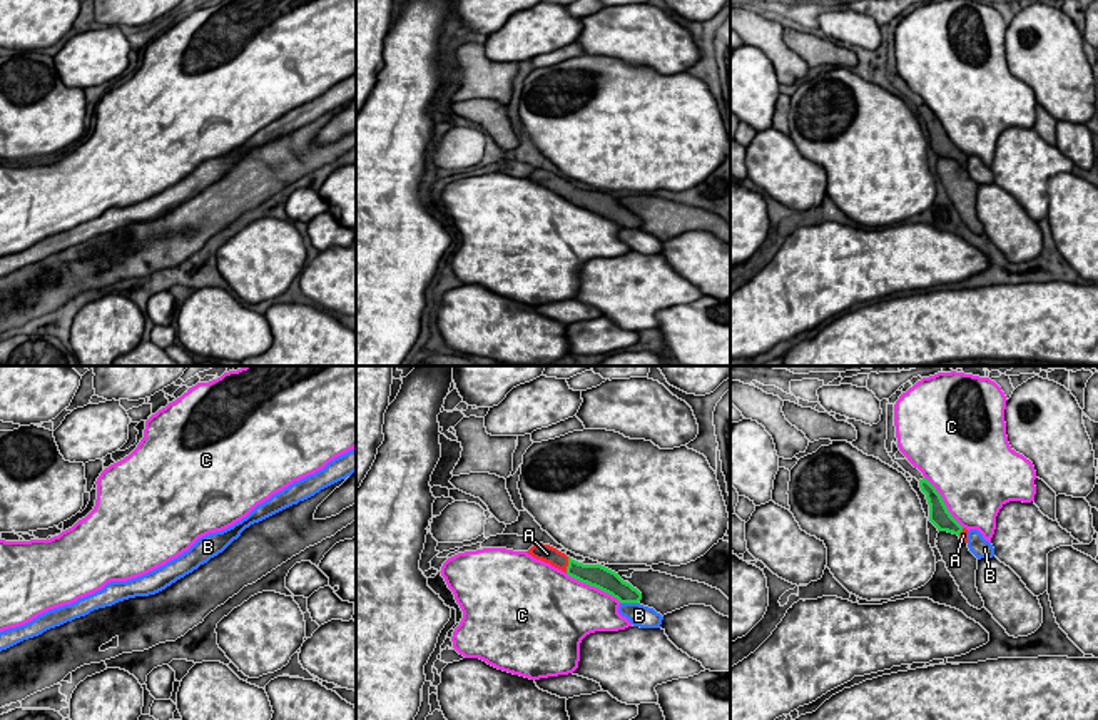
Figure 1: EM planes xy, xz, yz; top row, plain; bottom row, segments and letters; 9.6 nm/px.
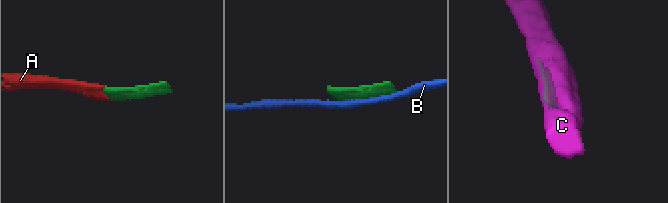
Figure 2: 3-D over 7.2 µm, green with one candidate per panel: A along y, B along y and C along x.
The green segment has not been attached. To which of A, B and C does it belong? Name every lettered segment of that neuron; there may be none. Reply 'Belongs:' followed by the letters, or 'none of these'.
Belongs: A

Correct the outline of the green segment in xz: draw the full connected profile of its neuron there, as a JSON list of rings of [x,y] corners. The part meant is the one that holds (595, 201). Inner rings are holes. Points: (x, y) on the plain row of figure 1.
[[[535,169],[526,179],[536,185],[550,189],[582,209],[612,221],[620,229],[638,229],[642,226],[642,219],[637,214],[623,207],[618,199],[602,190],[578,189],[557,174],[543,169]]]

